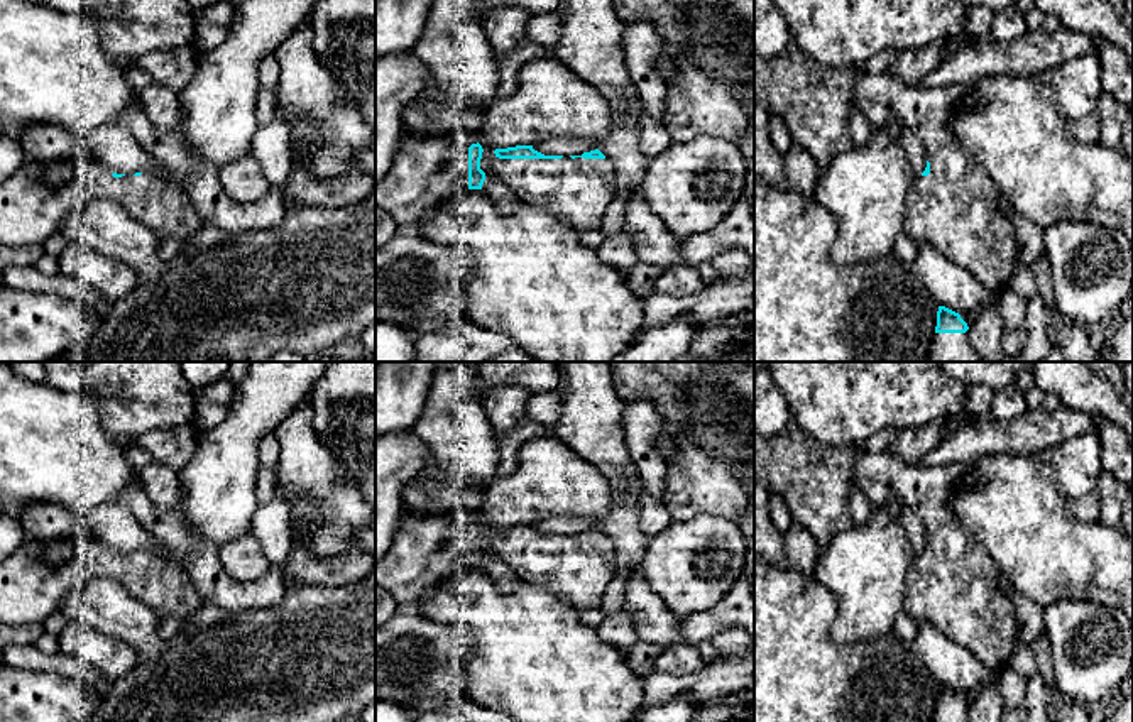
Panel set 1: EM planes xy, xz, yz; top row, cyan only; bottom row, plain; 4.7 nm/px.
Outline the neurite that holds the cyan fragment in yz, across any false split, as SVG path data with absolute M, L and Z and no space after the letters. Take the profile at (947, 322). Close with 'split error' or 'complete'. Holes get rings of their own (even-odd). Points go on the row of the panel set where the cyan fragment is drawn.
M939 306L927 362L982 362L969 342L967 323L945 306Z; split error

